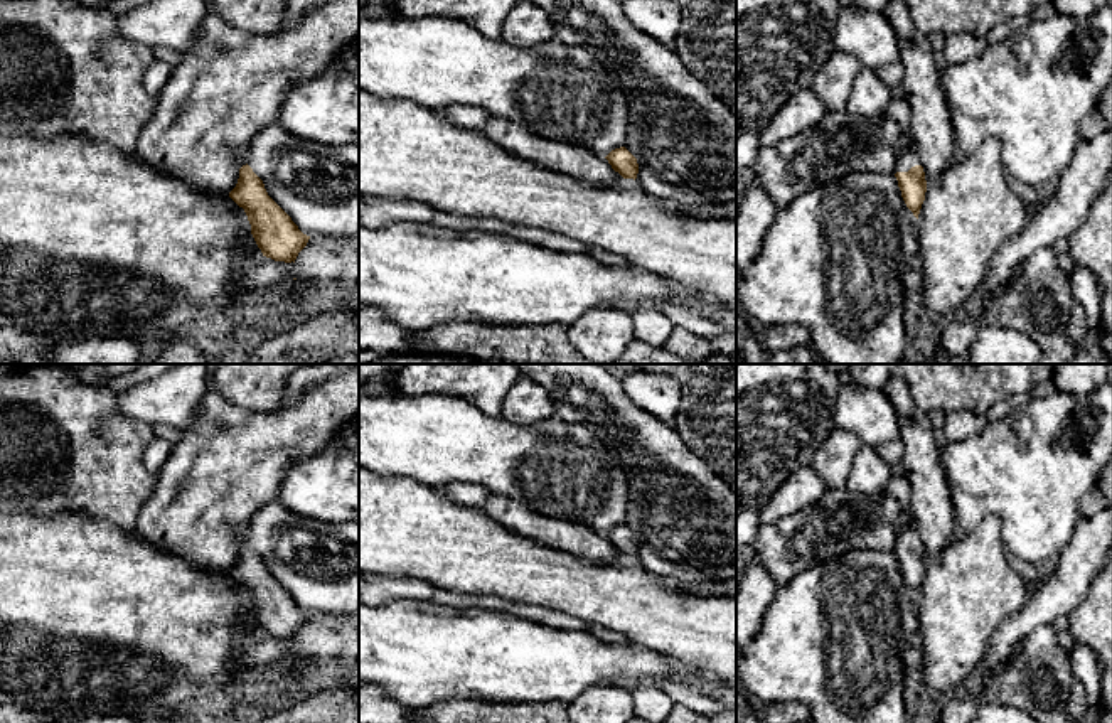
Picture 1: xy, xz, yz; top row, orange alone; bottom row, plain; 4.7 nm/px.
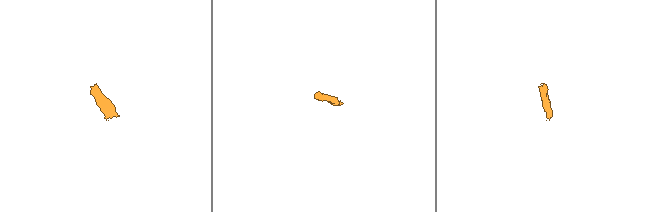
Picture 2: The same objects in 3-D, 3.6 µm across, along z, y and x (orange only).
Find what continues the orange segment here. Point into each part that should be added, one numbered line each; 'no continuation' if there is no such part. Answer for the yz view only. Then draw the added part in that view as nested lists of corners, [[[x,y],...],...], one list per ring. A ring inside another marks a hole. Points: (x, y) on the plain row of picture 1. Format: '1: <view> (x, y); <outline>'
1: yz (908, 535); [[[905,524],[898,529],[896,549],[908,549],[915,543],[922,543],[922,538],[915,526]]]

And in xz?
no continuation

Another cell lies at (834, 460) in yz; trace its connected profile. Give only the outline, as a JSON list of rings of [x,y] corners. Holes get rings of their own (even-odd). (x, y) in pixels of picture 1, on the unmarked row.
[[[834,426],[829,438],[815,452],[815,460],[812,462],[814,470],[819,474],[827,490],[846,487],[861,445],[856,435]]]

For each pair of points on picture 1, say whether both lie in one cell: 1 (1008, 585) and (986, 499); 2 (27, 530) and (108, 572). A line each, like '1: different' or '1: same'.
1: different
2: same

